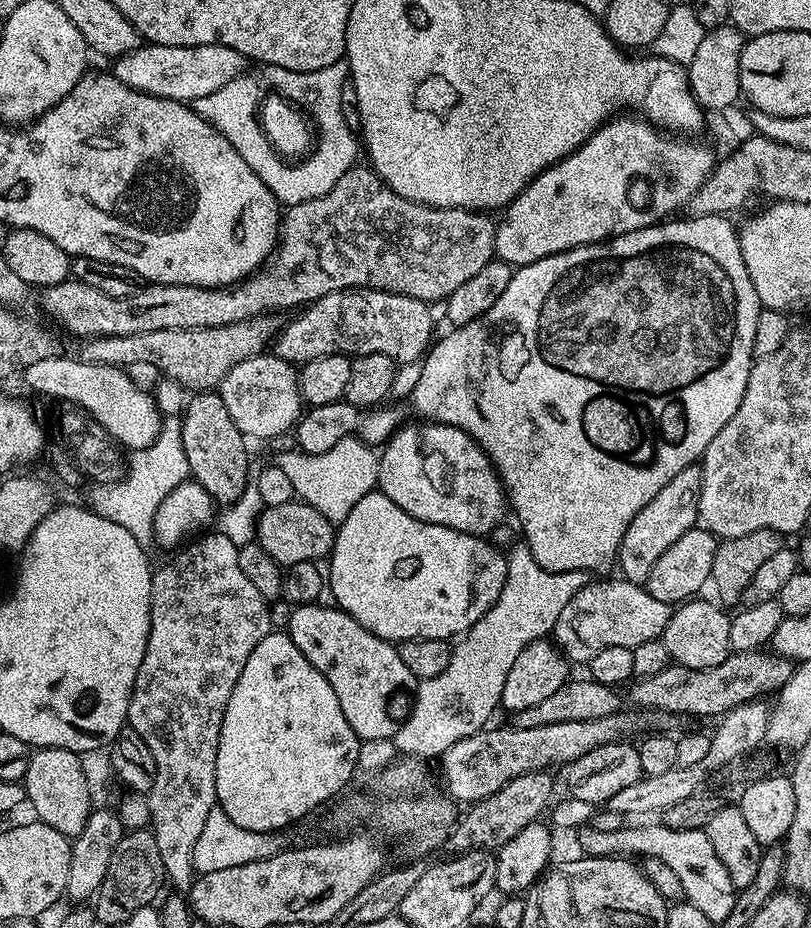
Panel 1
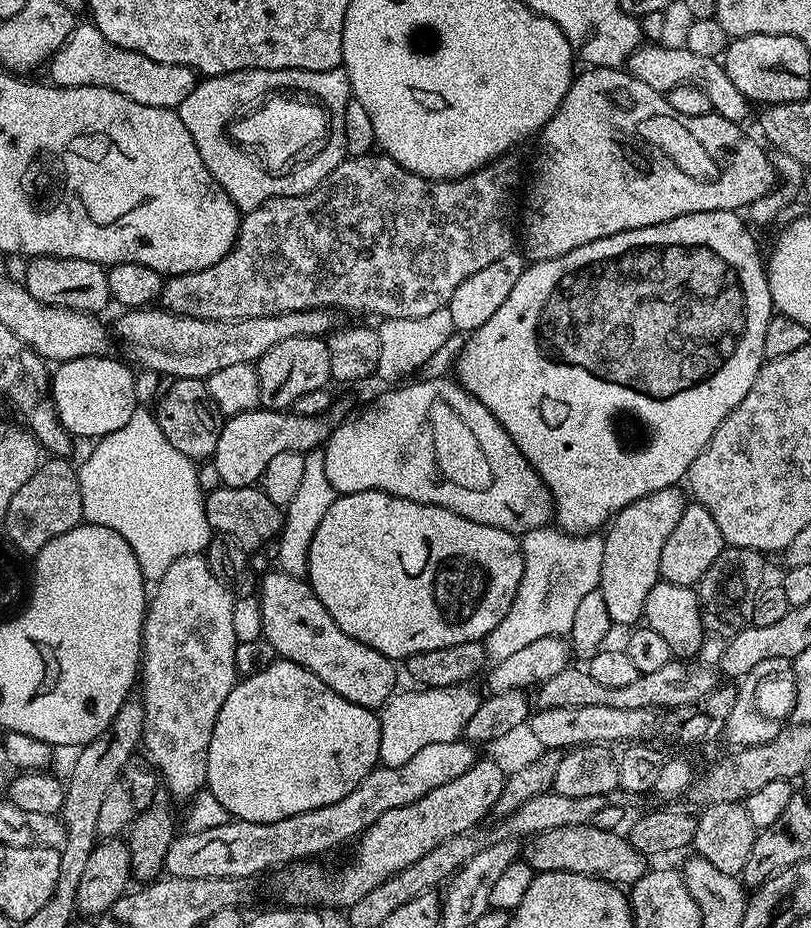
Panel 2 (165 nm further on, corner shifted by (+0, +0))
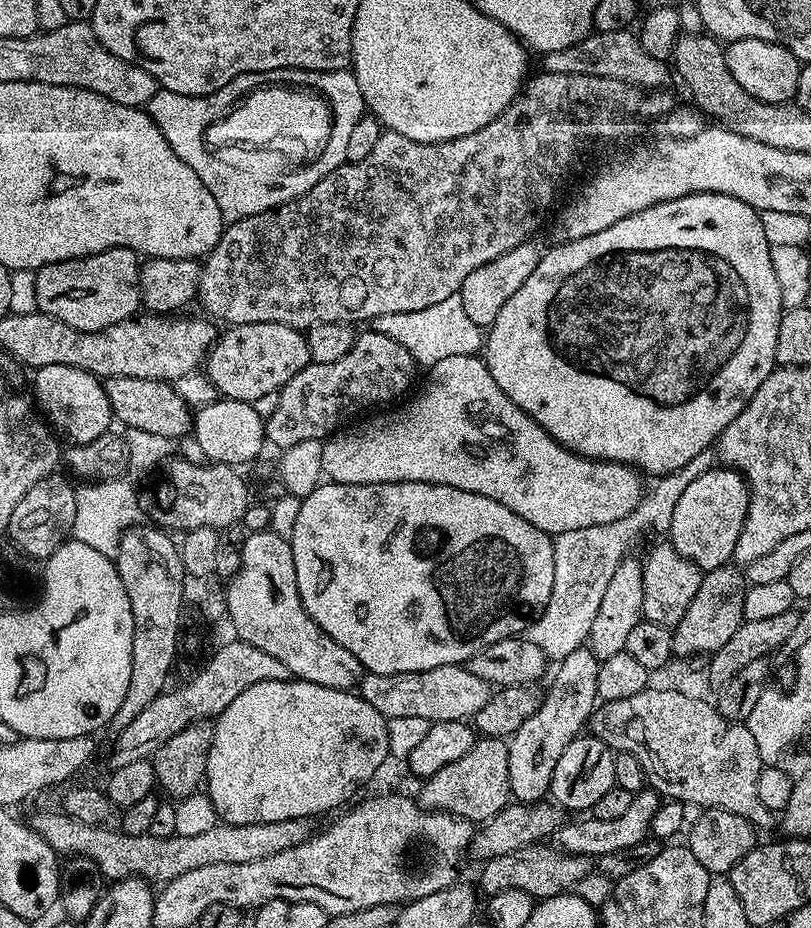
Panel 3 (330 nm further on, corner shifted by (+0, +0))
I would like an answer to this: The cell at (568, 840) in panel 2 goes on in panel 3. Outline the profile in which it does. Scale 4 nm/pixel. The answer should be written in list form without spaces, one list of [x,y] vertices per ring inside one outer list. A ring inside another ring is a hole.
[[[548,842],[531,844],[525,848],[514,850],[510,854],[502,854],[493,860],[483,861],[478,888],[485,897],[502,894],[502,890],[526,890],[537,901],[551,896],[559,896],[562,892],[575,889],[588,872],[593,871],[594,864],[589,857],[578,852],[566,852],[562,848]]]

